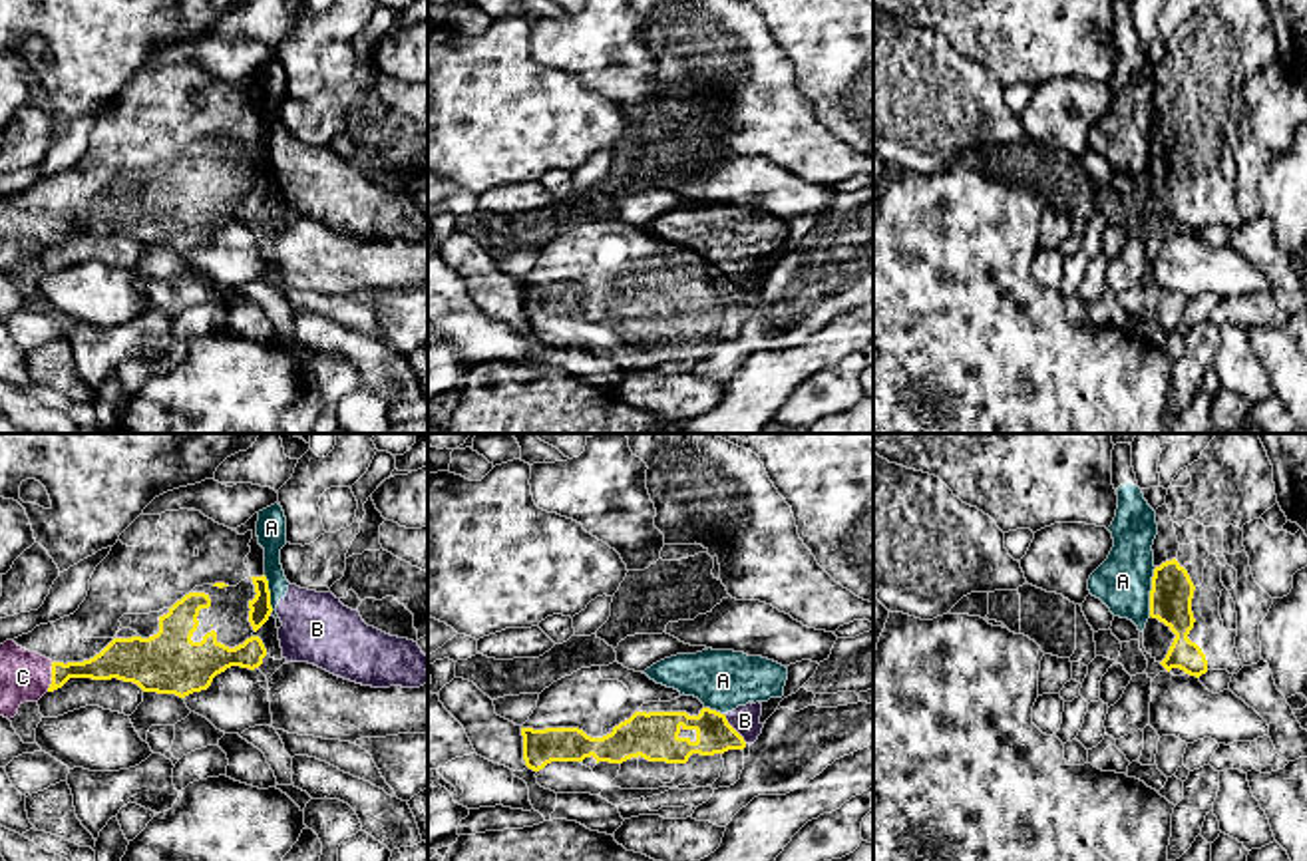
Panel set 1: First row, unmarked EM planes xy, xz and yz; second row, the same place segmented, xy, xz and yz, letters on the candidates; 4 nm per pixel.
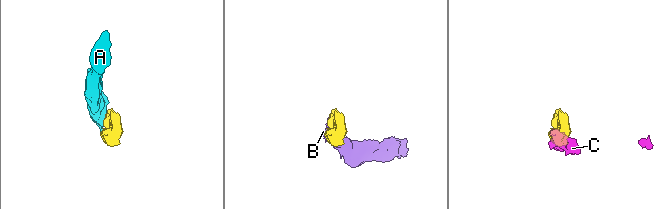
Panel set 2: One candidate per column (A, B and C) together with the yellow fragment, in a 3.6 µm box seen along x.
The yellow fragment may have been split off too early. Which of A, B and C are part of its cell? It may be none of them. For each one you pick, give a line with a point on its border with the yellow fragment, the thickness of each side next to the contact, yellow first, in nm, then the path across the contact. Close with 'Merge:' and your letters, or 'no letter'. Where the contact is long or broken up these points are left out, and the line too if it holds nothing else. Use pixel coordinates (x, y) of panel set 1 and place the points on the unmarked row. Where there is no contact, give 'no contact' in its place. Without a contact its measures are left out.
C: xy (52, 231) | 130/200 nm | across xy (112, 217), (52, 231), (24, 231)
Merge: C

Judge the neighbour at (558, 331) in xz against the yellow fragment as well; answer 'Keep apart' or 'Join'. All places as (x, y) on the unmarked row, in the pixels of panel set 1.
Join

